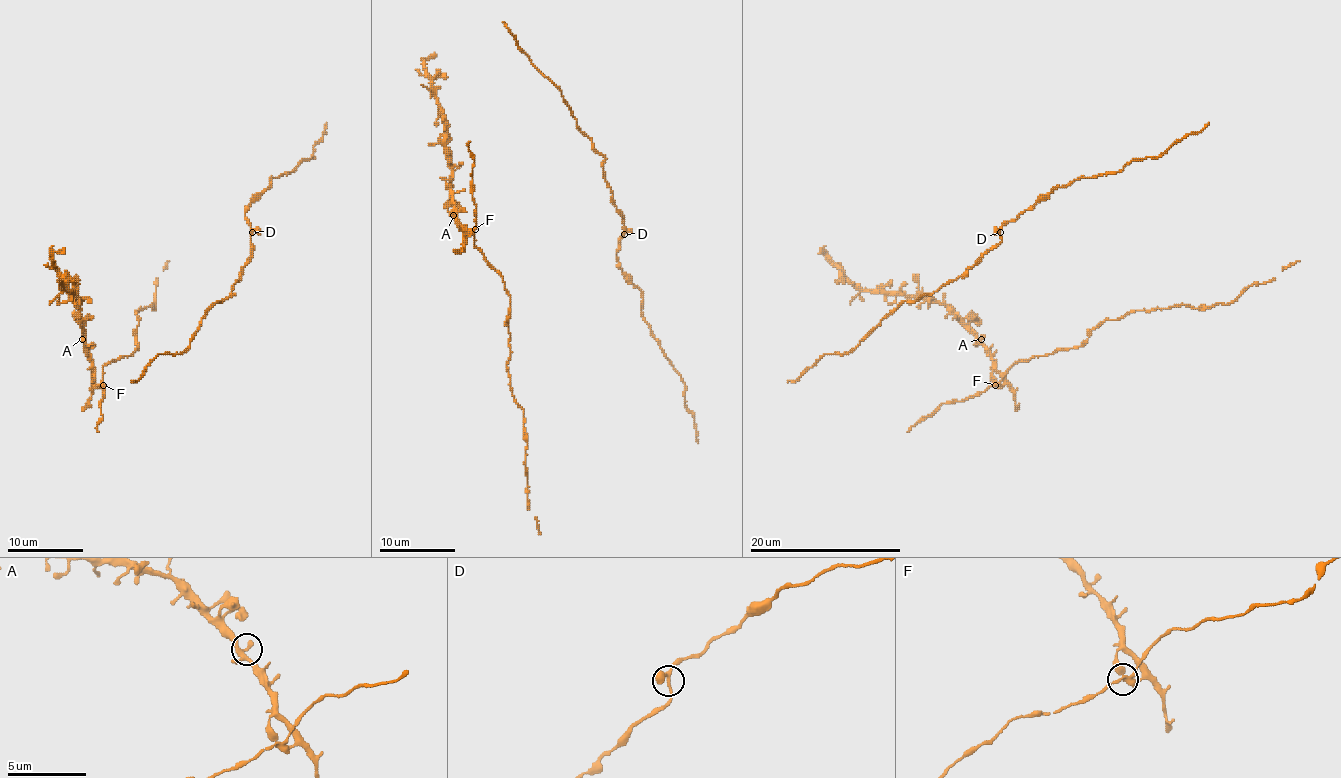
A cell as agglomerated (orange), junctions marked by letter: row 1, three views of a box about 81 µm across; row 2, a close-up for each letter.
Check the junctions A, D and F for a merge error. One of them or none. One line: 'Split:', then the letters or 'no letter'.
Split: no letter

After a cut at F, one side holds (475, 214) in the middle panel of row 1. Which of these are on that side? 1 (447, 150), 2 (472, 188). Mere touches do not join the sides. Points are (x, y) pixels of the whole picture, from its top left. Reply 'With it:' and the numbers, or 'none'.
With it: 2

